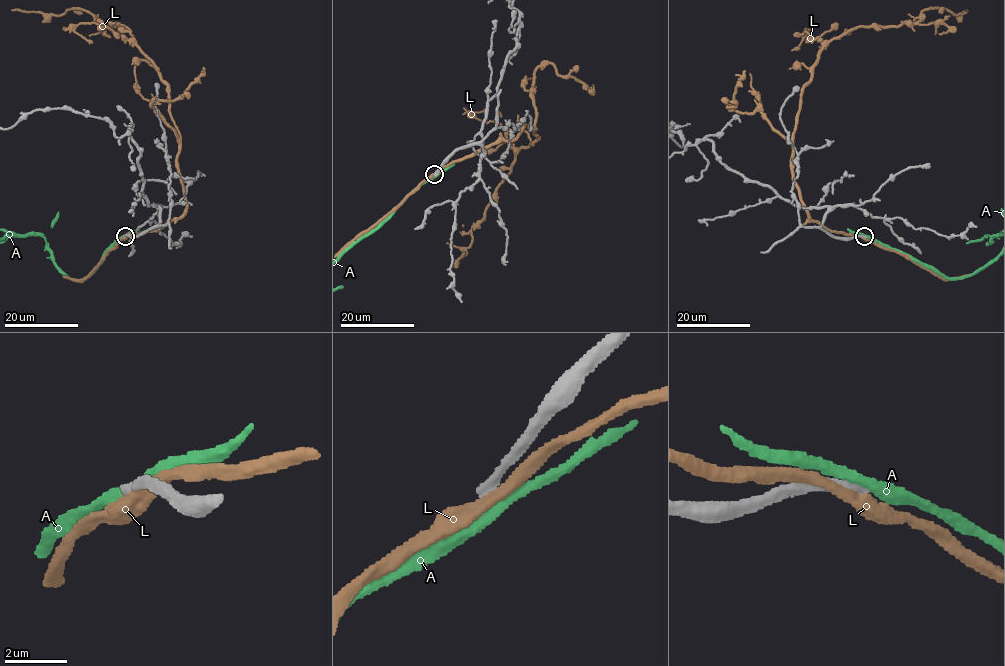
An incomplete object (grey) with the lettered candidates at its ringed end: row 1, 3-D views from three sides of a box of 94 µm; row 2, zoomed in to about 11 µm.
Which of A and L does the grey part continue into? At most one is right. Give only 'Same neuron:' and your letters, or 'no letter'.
Same neuron: no letter

